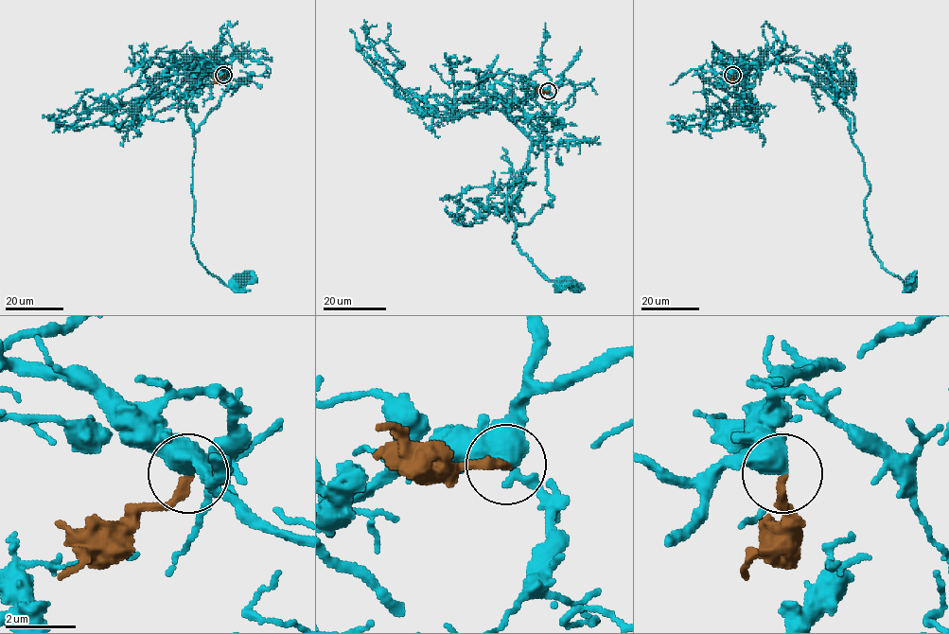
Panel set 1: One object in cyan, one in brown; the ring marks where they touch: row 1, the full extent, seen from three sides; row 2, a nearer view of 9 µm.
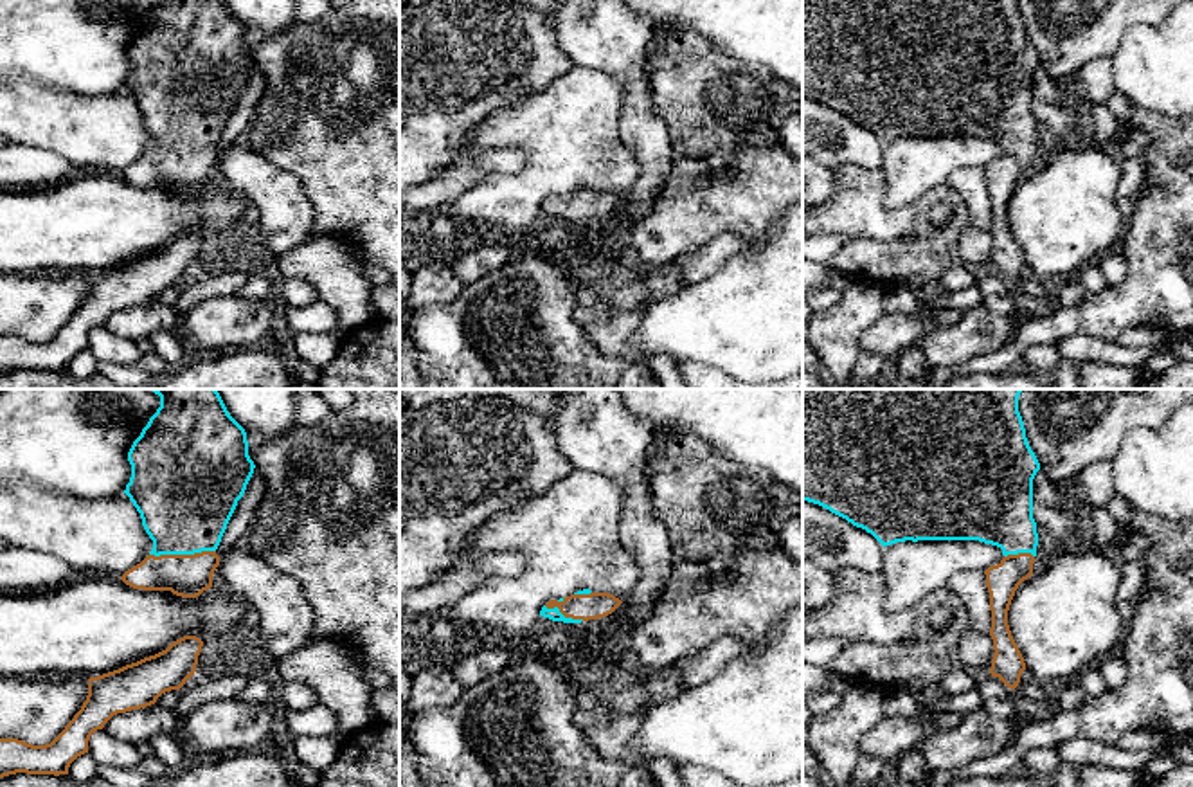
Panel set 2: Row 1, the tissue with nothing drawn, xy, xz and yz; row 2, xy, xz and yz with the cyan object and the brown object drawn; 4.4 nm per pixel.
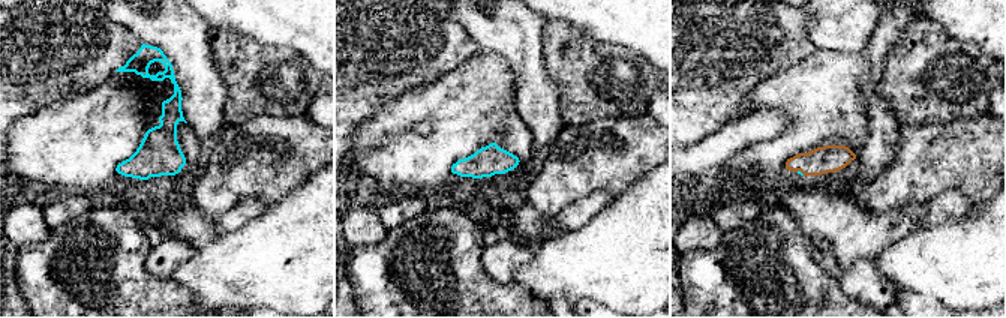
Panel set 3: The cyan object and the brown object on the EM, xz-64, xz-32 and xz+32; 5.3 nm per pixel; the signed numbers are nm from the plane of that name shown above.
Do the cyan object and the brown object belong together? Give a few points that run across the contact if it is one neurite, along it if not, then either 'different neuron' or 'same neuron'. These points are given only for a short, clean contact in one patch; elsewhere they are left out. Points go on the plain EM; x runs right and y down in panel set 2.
xy (186, 94), (182, 150), (184, 171) | same neuron

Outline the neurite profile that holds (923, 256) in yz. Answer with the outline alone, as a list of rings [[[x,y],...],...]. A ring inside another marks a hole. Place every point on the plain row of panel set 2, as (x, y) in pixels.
[[[941,184],[914,204],[914,231],[903,240],[878,241],[867,238],[849,240],[828,263],[833,270],[851,276],[855,283],[875,283],[884,288],[907,286],[923,290],[927,283],[939,281],[943,274],[955,263],[954,249],[963,231],[970,227],[968,214],[963,211],[963,200],[950,184]],[[936,204],[950,204],[952,216],[948,223],[937,231],[930,223],[930,209]]]

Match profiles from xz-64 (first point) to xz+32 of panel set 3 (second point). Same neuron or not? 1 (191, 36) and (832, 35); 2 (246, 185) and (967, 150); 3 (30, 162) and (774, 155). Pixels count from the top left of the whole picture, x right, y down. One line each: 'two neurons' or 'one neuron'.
1: one neuron
2: one neuron
3: one neuron

